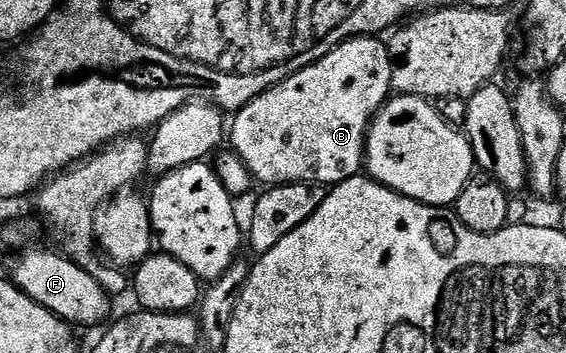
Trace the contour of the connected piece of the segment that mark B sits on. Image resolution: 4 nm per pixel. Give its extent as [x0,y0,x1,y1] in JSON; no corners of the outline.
[228,37,392,187]

